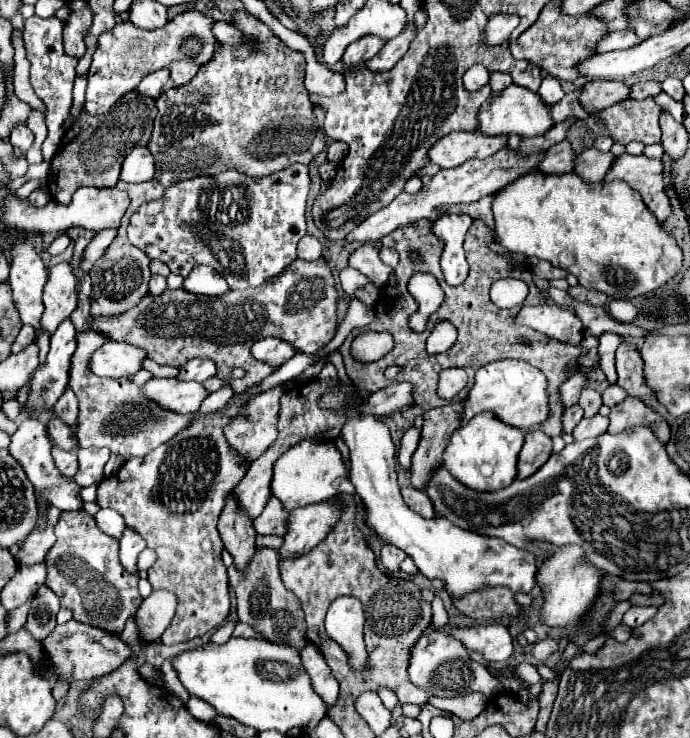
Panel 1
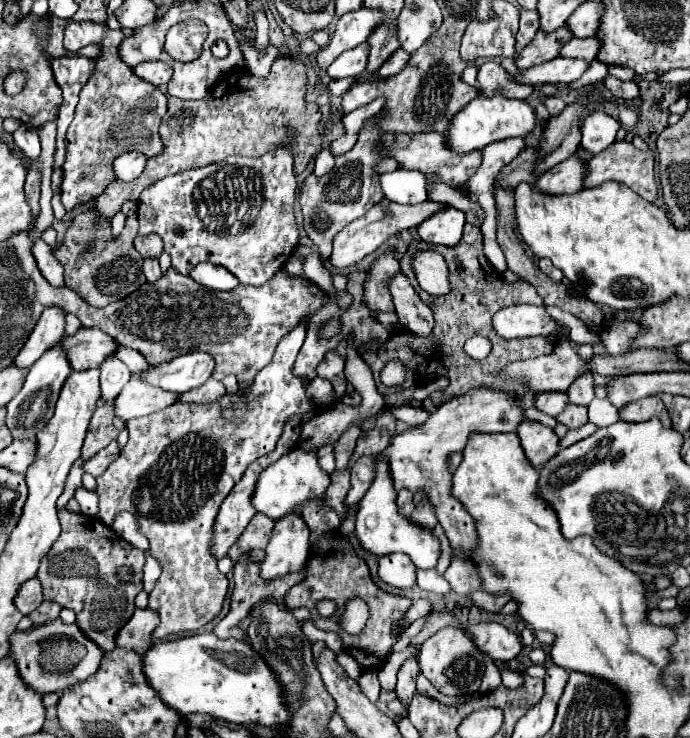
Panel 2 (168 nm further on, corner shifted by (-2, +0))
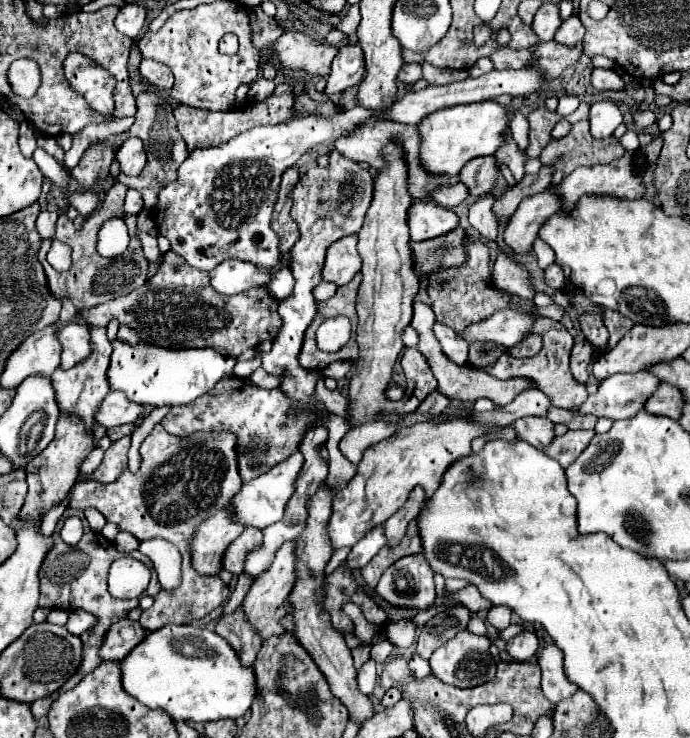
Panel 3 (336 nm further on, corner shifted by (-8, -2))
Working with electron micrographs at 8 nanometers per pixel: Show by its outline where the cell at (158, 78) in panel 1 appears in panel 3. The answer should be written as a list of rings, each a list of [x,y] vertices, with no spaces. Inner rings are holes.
[[[142,59],[140,75],[148,83],[152,83],[152,85],[156,85],[160,89],[170,89],[174,85],[174,75],[170,73],[170,69],[166,65],[158,63],[158,61],[152,61],[152,59]]]

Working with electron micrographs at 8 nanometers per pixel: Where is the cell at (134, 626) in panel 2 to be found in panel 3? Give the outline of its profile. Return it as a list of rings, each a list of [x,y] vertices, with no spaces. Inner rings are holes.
[[[116,621],[104,633],[98,655],[102,661],[122,661],[122,657],[126,657],[126,653],[130,653],[130,649],[138,645],[144,635],[146,631],[138,621]]]

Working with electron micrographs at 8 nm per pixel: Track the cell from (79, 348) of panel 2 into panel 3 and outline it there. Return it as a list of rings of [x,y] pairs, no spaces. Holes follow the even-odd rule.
[[[76,321],[66,323],[56,331],[56,337],[62,345],[62,355],[60,355],[60,367],[62,369],[70,369],[70,365],[74,365],[74,363],[78,363],[90,355],[88,325],[80,325]]]

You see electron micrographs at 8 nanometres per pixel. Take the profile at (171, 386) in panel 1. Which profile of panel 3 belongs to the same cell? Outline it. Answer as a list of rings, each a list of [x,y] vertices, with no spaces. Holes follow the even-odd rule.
[[[108,393],[104,401],[98,405],[98,411],[94,415],[94,423],[104,429],[114,429],[124,423],[134,423],[140,415],[148,415],[152,409],[142,409],[140,405],[134,405],[132,401],[126,401],[122,393]]]

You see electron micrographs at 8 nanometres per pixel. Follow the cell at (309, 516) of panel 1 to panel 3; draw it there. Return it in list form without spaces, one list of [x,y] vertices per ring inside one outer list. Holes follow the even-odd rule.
[[[294,541],[290,545],[282,545],[282,549],[278,549],[272,567],[266,573],[262,573],[262,577],[258,577],[258,581],[252,583],[250,591],[246,593],[246,597],[242,601],[244,617],[250,621],[250,625],[254,627],[254,633],[262,639],[262,643],[274,635],[288,633],[286,627],[282,625],[282,619],[288,615],[284,603],[286,603],[292,587],[294,587]]]

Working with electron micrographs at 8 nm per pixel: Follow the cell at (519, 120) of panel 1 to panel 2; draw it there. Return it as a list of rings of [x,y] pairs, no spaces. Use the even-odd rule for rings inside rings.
[[[476,97],[460,115],[456,115],[452,127],[448,129],[448,143],[458,153],[470,153],[476,149],[484,149],[488,143],[510,139],[510,137],[526,137],[536,127],[536,113],[534,109],[522,99],[508,99],[508,97]]]

